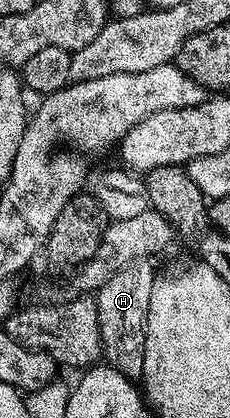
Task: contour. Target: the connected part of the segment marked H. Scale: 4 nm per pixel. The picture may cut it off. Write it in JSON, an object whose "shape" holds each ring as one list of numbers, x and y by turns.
{"shape":[[147,258,129,261,119,272,109,277,95,294,102,355,108,365,134,380,140,379,143,372,145,318,157,275,156,269,153,270,153,264]]}

